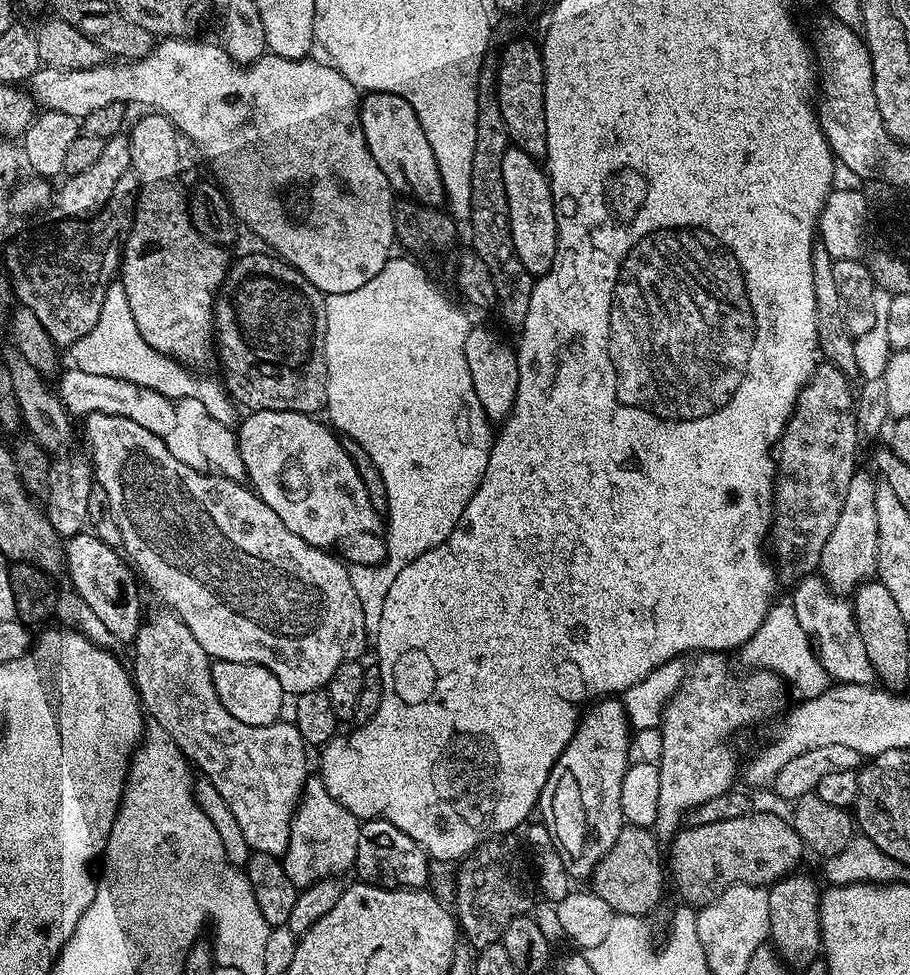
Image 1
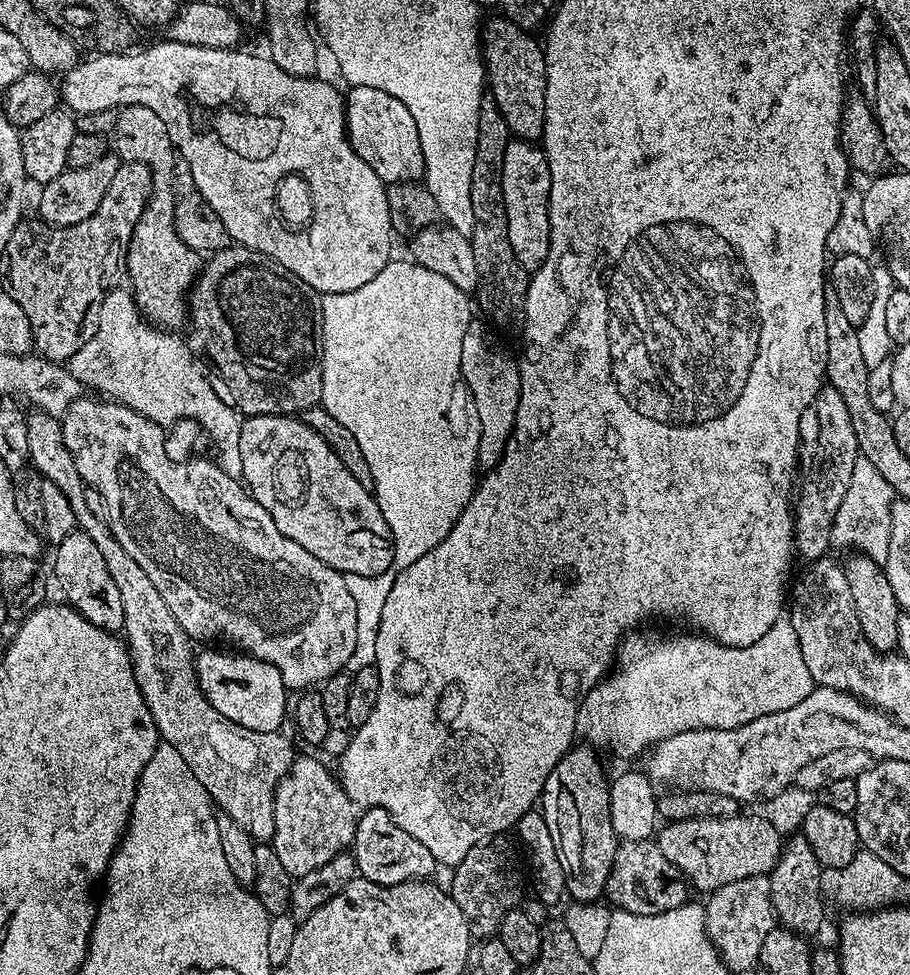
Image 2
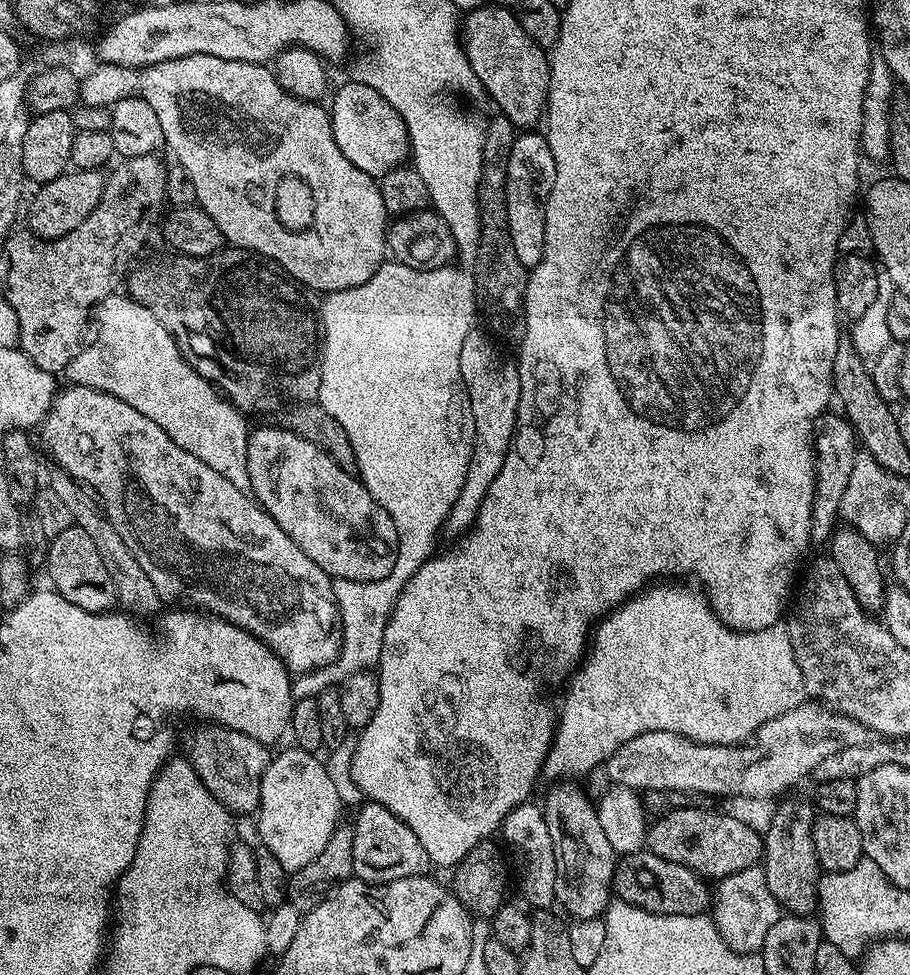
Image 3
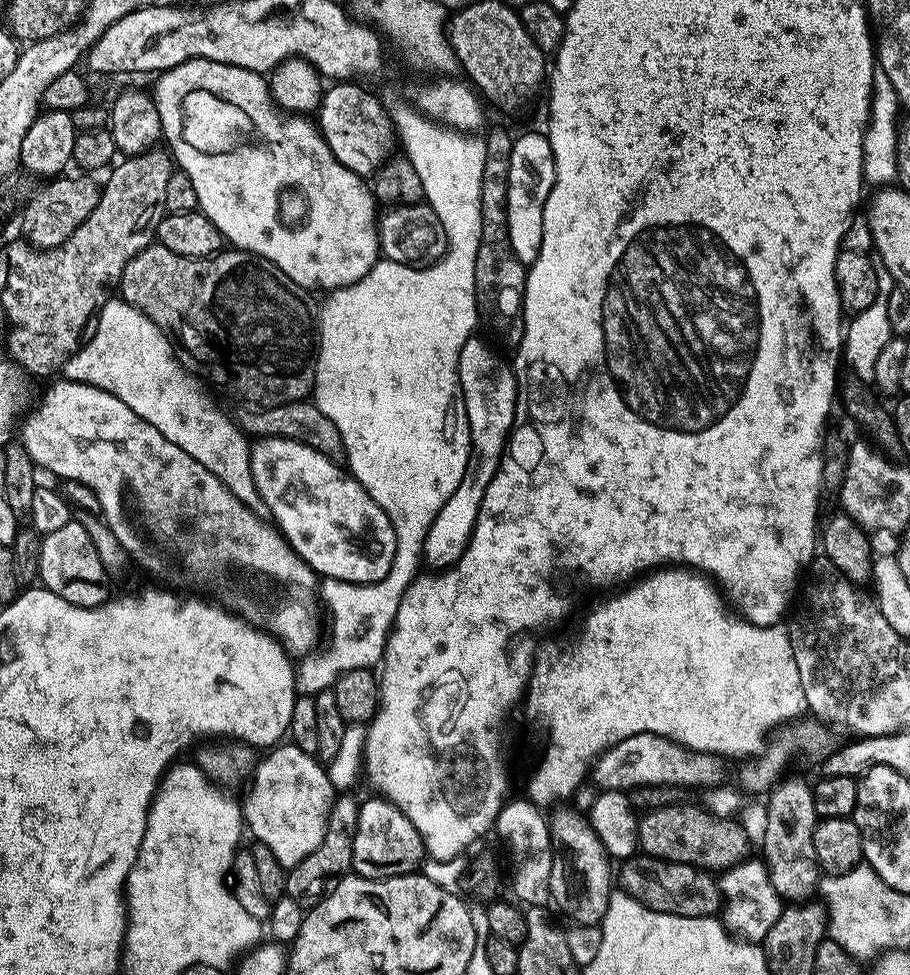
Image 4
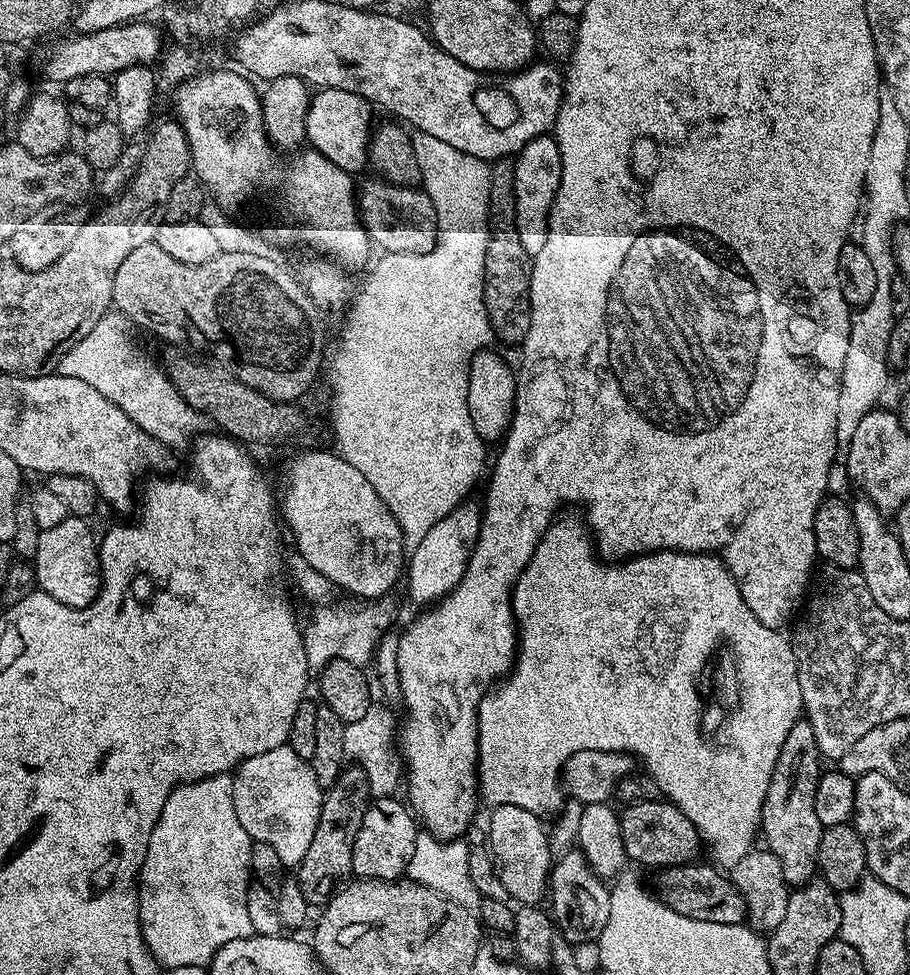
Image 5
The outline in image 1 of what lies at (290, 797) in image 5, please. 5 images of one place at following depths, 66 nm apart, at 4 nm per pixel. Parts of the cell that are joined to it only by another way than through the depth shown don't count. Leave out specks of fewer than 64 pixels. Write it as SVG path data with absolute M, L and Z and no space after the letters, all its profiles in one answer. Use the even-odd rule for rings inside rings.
M309 778L305 782L302 797L296 806L290 826L288 849L284 851L282 863L290 882L297 890L309 888L314 882L339 877L353 867L358 854L358 834L361 821L350 810L346 810L326 790L323 780Z

